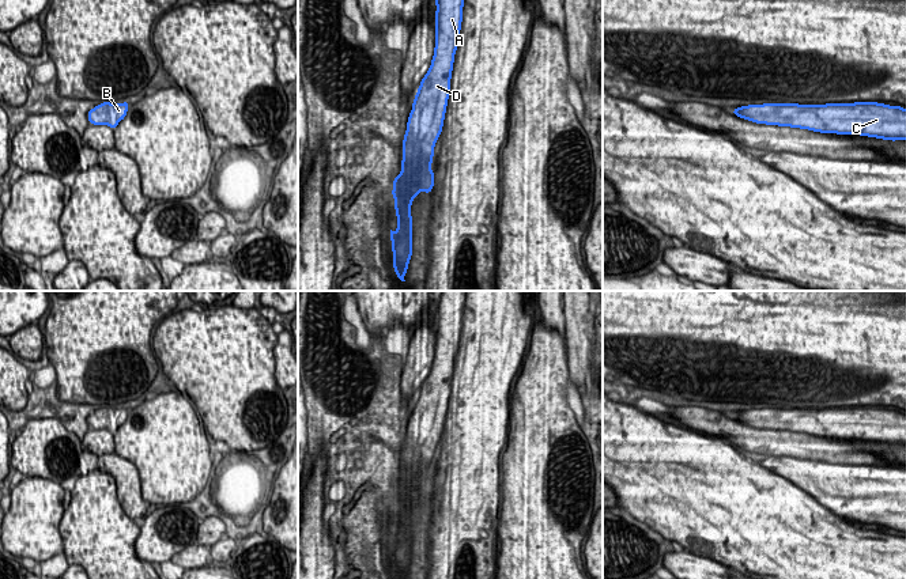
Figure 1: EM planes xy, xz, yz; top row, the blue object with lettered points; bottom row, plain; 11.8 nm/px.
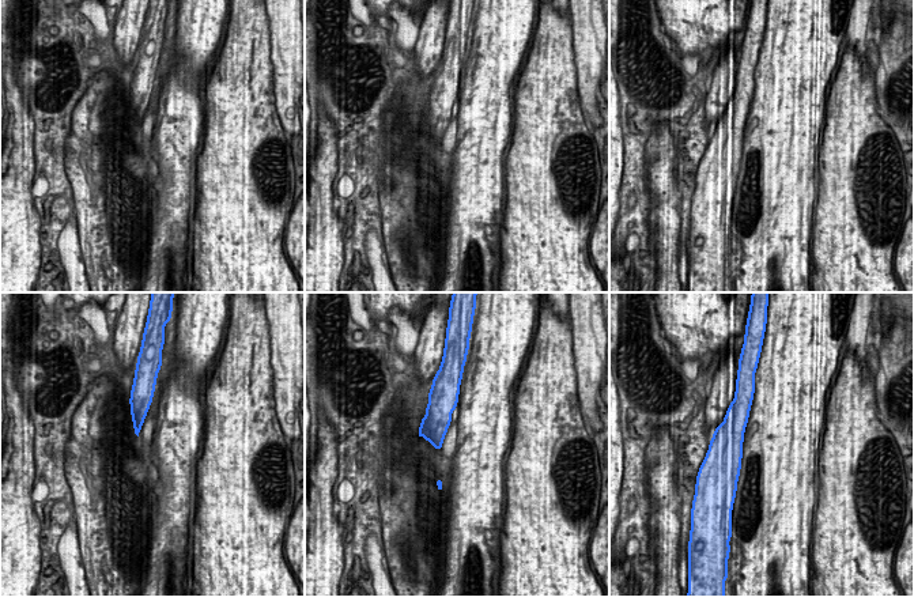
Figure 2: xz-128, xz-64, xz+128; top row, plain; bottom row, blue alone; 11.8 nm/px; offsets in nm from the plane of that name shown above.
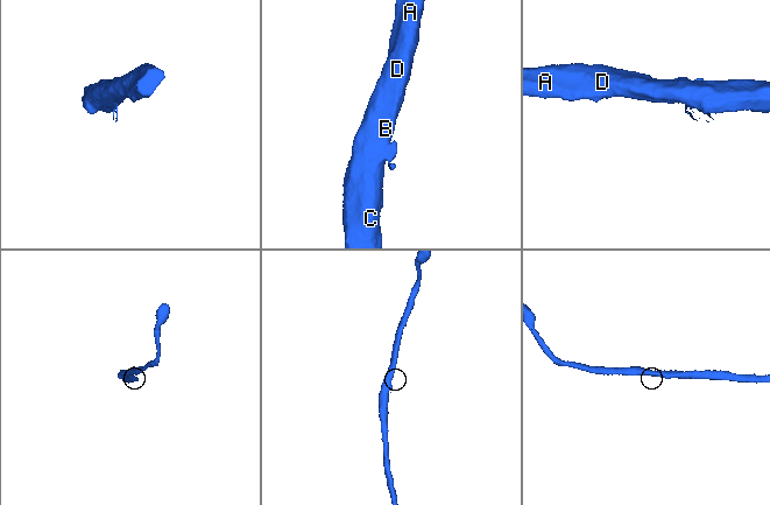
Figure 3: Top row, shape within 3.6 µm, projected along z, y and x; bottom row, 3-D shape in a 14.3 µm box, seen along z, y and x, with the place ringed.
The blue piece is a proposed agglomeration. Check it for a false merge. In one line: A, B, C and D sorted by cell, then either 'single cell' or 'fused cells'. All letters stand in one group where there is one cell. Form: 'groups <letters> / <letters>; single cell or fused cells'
groups A B C D; single cell

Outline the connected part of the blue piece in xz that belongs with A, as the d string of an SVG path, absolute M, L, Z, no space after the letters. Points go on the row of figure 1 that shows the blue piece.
M435 0L435 46L431 65L420 80L416 91L412 110L407 121L407 130L403 139L401 173L395 177L392 196L395 198L395 211L397 216L397 230L390 230L390 242L393 253L393 269L399 280L405 281L404 276L412 257L412 215L411 204L420 193L431 193L434 188L434 170L431 170L434 147L441 136L443 120L450 94L450 79L454 63L454 54L458 46L458 38L463 23L464 0Z

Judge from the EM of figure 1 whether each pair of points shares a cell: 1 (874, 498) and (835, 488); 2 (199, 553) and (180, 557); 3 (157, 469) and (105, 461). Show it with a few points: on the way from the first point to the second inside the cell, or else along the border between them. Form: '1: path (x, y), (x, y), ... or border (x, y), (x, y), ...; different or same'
1: path (864, 494), (845, 489); same
2: path (195, 556), (184, 557); same
3: border (114, 451), (136, 468), (142, 496); different

